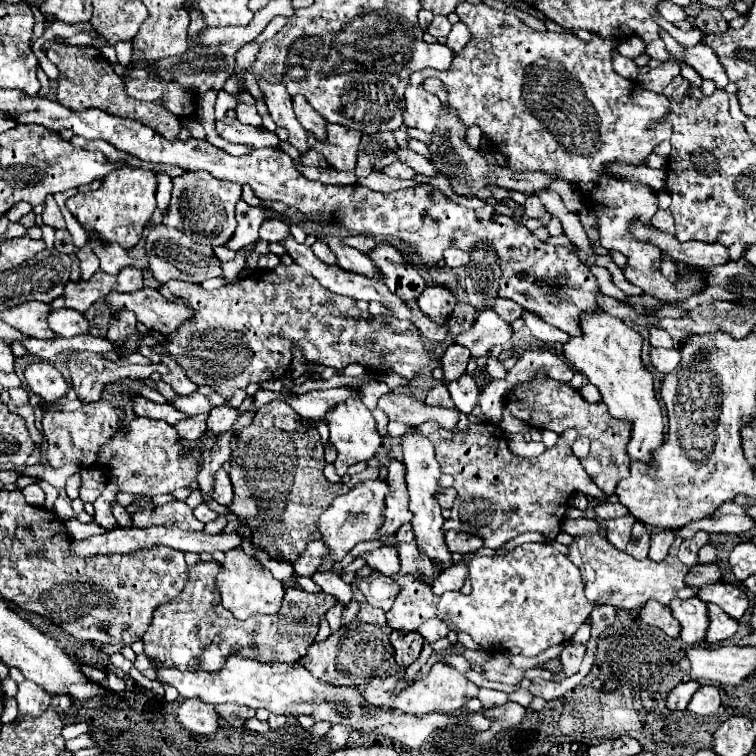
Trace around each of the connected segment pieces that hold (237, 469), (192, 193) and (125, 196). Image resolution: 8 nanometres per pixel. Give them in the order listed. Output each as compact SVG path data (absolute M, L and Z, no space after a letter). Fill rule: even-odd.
M272 400L264 404L250 426L246 426L240 436L236 450L230 456L230 482L234 488L234 500L228 506L232 514L242 518L246 526L252 532L252 544L260 550L268 552L274 560L294 562L304 550L306 544L312 540L320 540L316 520L332 504L332 500L340 494L346 494L352 486L350 484L332 484L324 478L324 452L322 452L322 440L316 428L302 428L298 424L298 414L282 400Z
M186 172L184 176L172 178L172 198L164 214L164 224L170 228L180 228L188 232L198 244L206 244L206 238L212 246L222 246L228 242L236 230L236 202L240 200L242 186L228 180L218 180L208 172Z
M124 166L104 176L102 186L98 190L78 192L76 196L68 198L66 206L88 234L96 232L100 242L108 242L108 244L116 242L122 248L130 250L140 242L142 232L148 226L152 212L156 210L156 178L154 176L156 174L150 170Z

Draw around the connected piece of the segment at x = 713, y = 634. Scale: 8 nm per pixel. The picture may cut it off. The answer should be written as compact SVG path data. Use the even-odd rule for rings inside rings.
M708 604L708 618L710 618L710 624L708 624L706 638L704 638L708 644L722 642L722 640L734 636L734 632L738 630L738 620L720 612L720 608L716 608L716 604Z

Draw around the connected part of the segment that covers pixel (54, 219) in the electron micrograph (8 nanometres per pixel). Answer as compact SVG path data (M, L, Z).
M46 196L46 204L44 204L42 218L44 218L44 224L46 224L46 226L66 228L66 222L64 222L64 218L62 218L62 214L60 214L60 208L58 208L54 196Z

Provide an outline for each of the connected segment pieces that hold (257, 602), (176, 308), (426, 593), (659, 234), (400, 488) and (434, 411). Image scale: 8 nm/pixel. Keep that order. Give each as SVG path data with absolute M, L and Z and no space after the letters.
M240 548L226 552L222 572L220 576L216 576L216 586L220 586L220 598L224 608L228 608L238 620L246 620L254 614L276 614L284 596L282 582L278 582L262 564L250 560Z
M142 288L132 294L110 292L108 294L110 316L116 316L122 310L136 314L136 320L144 326L160 332L174 332L184 320L192 318L192 308L184 302L166 300L156 288Z
M396 574L396 582L400 584L400 594L394 600L394 606L386 612L388 626L392 630L416 632L422 622L436 616L438 596L434 596L432 586L424 584L420 576L400 576Z
M632 224L632 234L640 240L648 240L656 244L660 250L668 252L680 264L694 264L700 268L714 268L728 262L728 248L722 244L704 244L704 242L678 242L676 236L670 236L654 226Z
M388 454L388 484L390 484L390 494L386 496L382 526L378 528L378 534L382 536L392 536L404 522L412 520L412 512L408 510L406 502L404 464L394 460L390 454Z
M388 392L378 400L378 408L390 418L388 434L392 438L400 438L408 428L418 426L426 420L436 420L444 428L454 428L458 424L458 412L438 406L428 406L422 400L410 398L406 394Z

